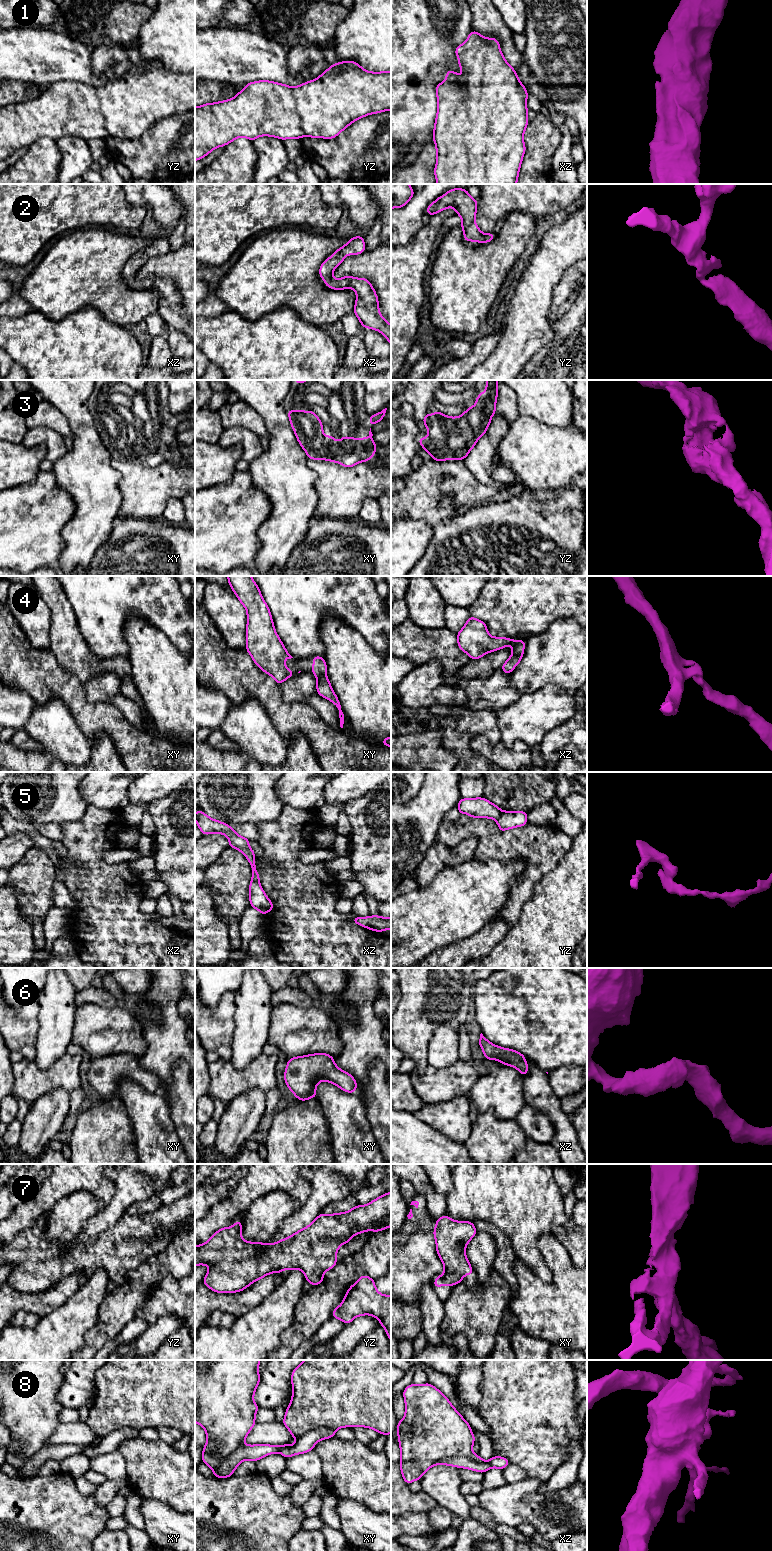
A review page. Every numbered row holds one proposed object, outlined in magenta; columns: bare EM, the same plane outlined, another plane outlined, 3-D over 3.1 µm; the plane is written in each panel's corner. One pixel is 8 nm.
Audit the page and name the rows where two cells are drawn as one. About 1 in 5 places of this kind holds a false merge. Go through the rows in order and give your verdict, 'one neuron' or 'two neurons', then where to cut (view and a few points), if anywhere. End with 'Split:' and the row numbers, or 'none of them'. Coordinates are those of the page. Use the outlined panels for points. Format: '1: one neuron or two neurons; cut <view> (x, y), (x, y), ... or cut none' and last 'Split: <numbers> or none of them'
1: one neuron; cut none
2: one neuron; cut none
3: one neuron; cut none
4: one neuron; cut none
5: two neurons; cut yz (503, 812), (496, 820)
6: one neuron; cut none
7: one neuron; cut none
8: two neurons; cut xz (433, 1464), (444, 1458), (469, 1457), (489, 1467)
Split: 5, 8

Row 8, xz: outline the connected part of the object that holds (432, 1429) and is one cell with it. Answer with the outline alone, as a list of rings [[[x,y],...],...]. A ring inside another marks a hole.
[[[427,1382],[423,1385],[411,1383],[404,1389],[402,1394],[405,1400],[405,1416],[401,1421],[397,1422],[397,1436],[401,1451],[399,1465],[402,1477],[407,1485],[415,1480],[420,1480],[423,1474],[428,1471],[435,1462],[444,1458],[468,1457],[478,1463],[487,1463],[489,1468],[499,1468],[501,1470],[510,1464],[509,1460],[505,1457],[493,1456],[489,1461],[484,1461],[478,1454],[472,1452],[475,1436],[471,1431],[471,1426],[453,1407],[447,1397],[430,1383]]]

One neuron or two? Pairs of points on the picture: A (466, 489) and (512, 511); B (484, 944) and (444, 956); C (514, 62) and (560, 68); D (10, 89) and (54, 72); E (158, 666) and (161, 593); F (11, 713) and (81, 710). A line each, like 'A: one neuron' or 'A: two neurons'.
A: two neurons
B: one neuron
C: two neurons
D: two neurons
E: two neurons
F: two neurons

